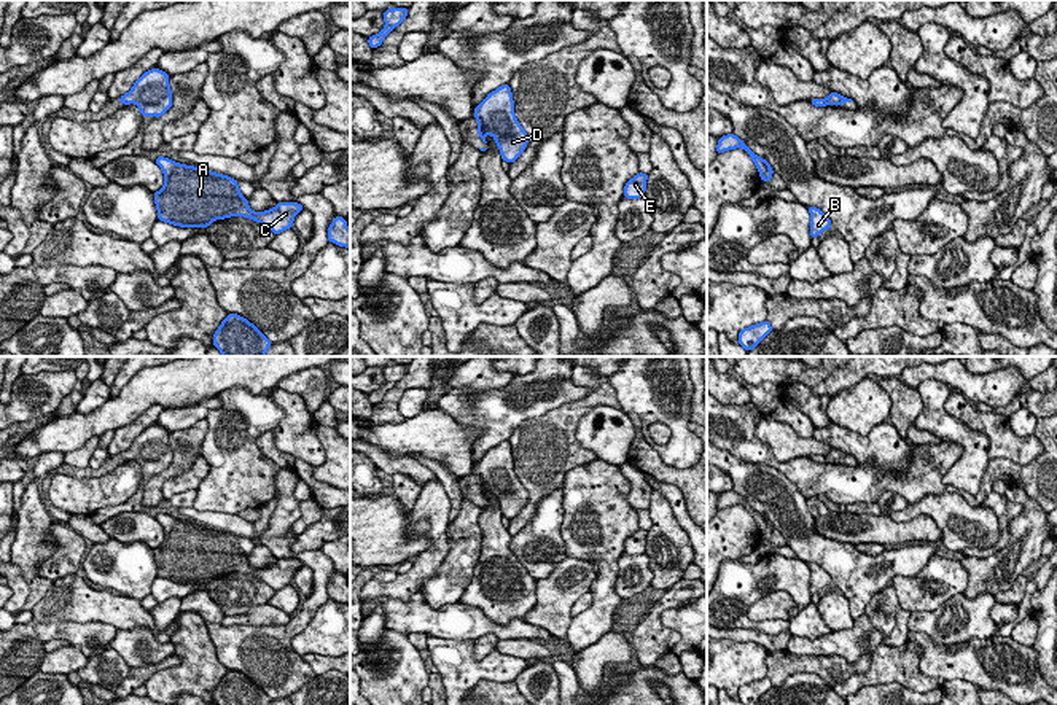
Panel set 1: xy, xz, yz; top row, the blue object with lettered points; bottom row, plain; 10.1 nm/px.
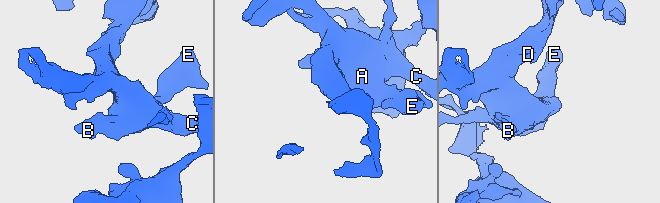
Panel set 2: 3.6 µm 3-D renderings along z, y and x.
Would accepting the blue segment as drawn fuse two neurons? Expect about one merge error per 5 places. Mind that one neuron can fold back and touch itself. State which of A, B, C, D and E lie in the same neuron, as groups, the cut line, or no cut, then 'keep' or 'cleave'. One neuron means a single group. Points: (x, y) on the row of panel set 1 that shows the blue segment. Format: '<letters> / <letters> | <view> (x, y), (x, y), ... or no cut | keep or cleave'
A B C D E | no cut | keep

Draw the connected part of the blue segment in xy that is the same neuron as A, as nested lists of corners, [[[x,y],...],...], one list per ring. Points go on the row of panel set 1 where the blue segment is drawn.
[[[158,156],[164,172],[164,186],[156,191],[158,220],[180,228],[209,228],[215,220],[245,216],[264,224],[274,234],[293,228],[293,220],[304,207],[298,202],[277,202],[266,212],[253,212],[239,185],[228,175],[202,167],[178,164]]]

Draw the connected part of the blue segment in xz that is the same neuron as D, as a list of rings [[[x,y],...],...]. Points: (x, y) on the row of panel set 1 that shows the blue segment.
[[[509,83],[487,94],[487,97],[474,107],[478,119],[478,135],[486,142],[490,134],[500,148],[501,159],[514,162],[528,143],[528,135],[514,115],[514,102]]]

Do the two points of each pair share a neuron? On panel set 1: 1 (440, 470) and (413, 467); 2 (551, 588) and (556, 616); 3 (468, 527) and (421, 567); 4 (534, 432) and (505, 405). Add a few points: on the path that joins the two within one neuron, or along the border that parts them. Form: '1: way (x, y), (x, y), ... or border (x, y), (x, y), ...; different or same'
1: border (411, 455), (438, 478); different
2: way (554, 594), (554, 610); same
3: border (449, 524), (449, 553), (427, 576); different
4: border (559, 406), (526, 419), (508, 438); different

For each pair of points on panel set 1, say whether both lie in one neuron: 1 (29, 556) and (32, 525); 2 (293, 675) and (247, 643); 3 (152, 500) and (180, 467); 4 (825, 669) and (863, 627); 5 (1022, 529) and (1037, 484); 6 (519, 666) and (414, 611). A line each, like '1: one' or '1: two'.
1: one
2: one
3: one
4: two
5: two
6: two

